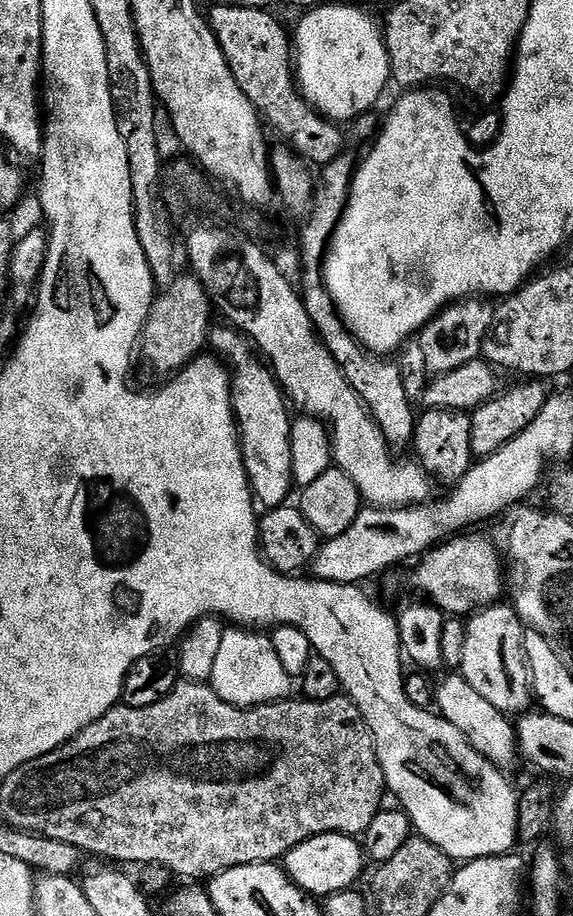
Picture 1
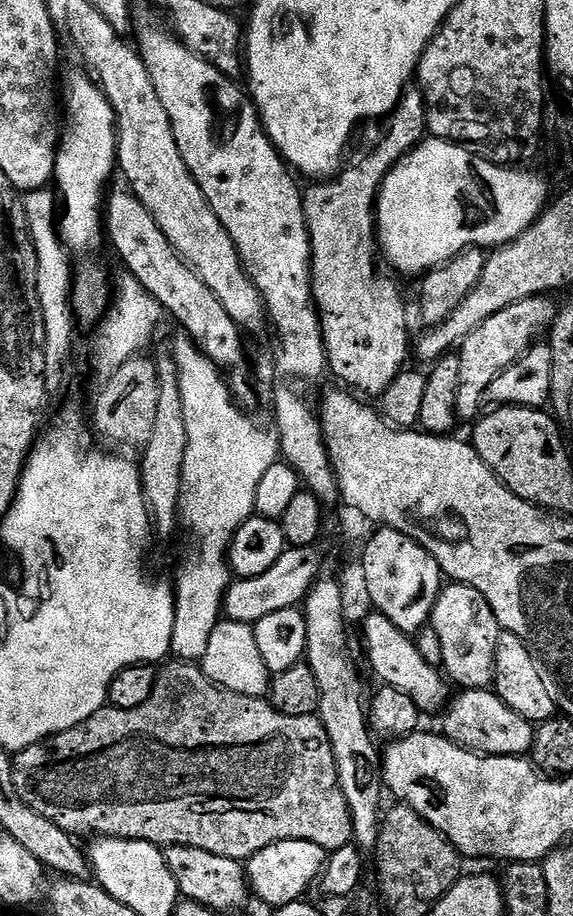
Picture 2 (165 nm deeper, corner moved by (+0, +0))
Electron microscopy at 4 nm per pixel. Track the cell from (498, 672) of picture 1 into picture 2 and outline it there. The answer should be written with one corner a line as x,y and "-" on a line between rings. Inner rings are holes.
455,582
441,587
430,627
438,630
438,638
442,638
442,668
453,685
461,684
459,687
464,690
484,690
493,683
496,643
502,629
494,618
494,610
490,610
490,602
478,590

